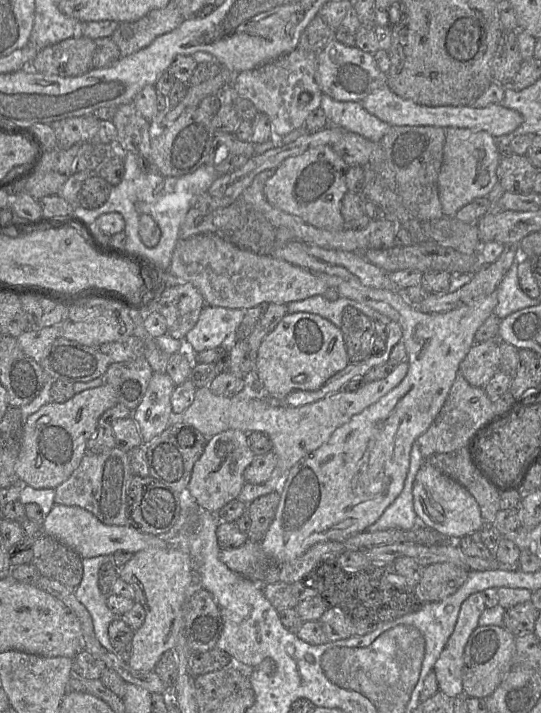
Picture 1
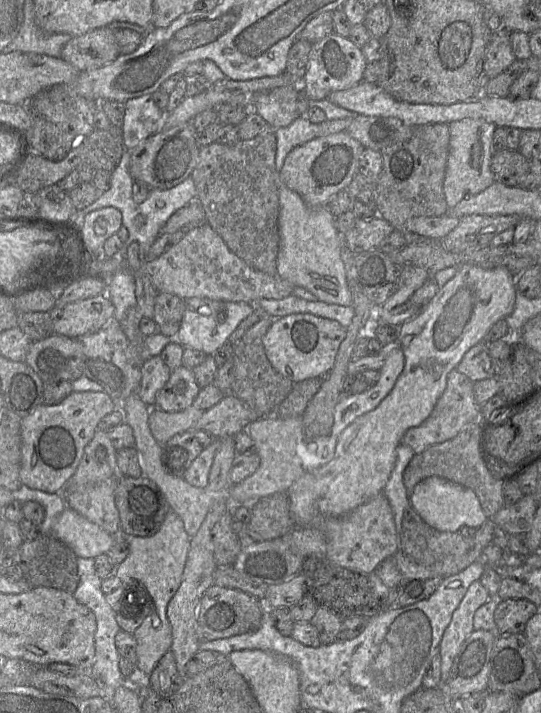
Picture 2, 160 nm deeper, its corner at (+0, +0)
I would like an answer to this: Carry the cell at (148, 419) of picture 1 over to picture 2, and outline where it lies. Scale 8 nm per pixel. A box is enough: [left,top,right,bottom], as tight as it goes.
[138,356,171,407]

